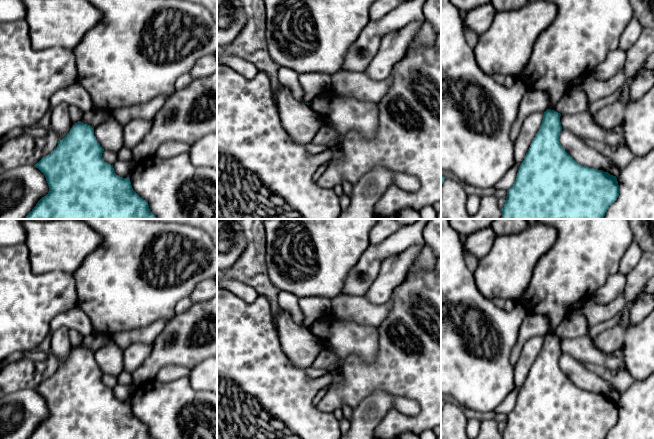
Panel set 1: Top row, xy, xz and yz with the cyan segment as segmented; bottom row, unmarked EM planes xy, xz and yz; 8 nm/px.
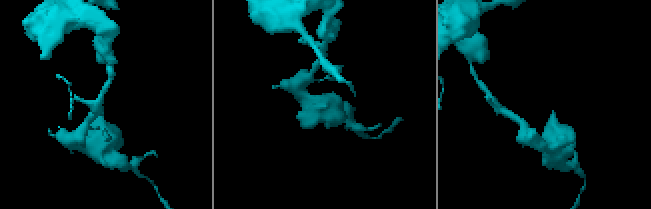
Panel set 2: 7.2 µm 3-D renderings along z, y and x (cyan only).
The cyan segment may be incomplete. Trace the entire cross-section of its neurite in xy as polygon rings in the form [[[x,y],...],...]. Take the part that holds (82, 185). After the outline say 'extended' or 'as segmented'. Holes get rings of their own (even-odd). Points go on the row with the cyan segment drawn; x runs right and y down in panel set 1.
[[[81,121],[75,123],[69,133],[58,141],[57,147],[34,165],[45,175],[49,192],[38,201],[25,219],[156,219],[146,200],[133,190],[130,178],[118,176],[113,165],[104,161],[103,151],[94,135],[94,129]]]; as segmented

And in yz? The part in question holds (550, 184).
[[[547,109],[542,124],[535,135],[523,162],[521,163],[513,186],[507,190],[501,219],[604,219],[609,206],[619,196],[616,176],[602,170],[589,168],[577,163],[559,142],[562,126],[561,114]]]; as segmented

